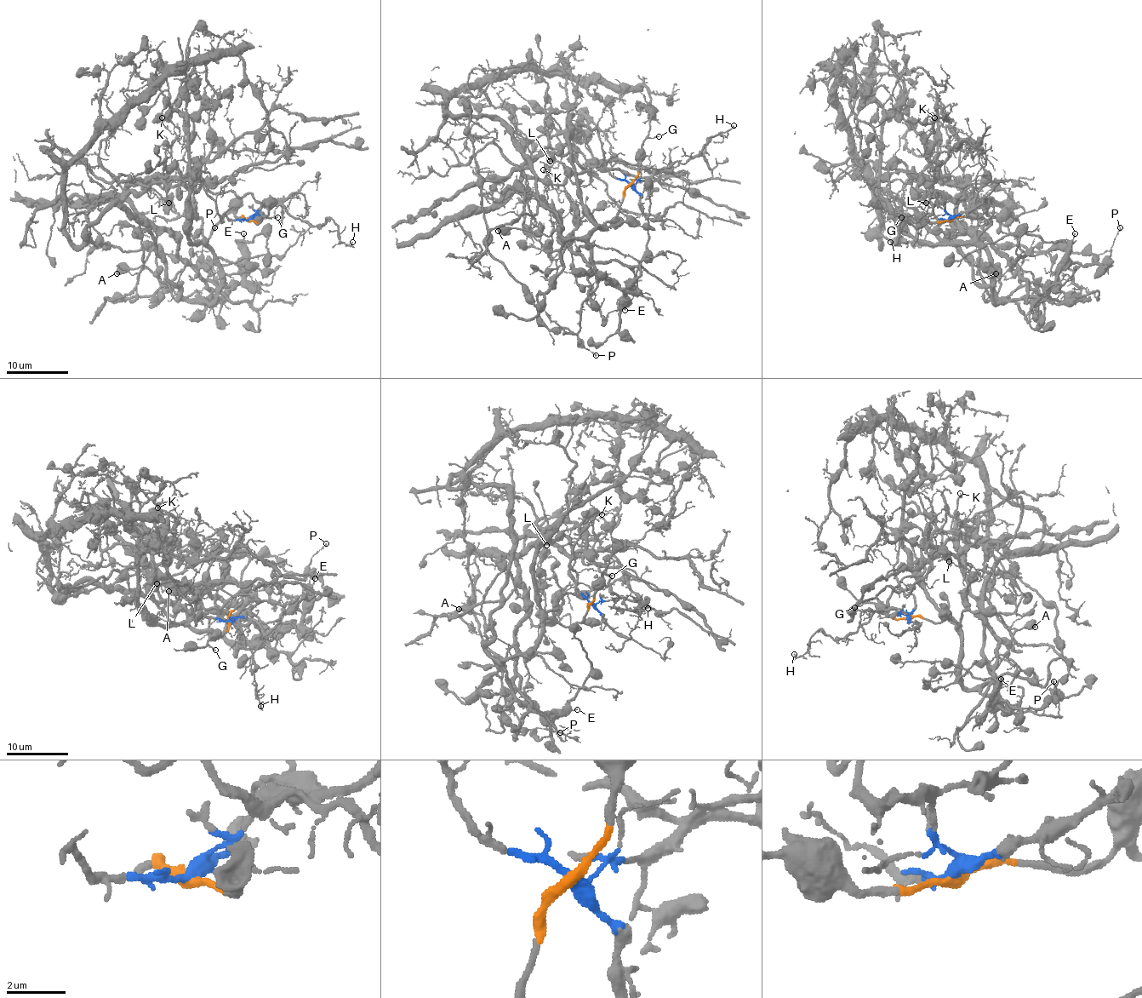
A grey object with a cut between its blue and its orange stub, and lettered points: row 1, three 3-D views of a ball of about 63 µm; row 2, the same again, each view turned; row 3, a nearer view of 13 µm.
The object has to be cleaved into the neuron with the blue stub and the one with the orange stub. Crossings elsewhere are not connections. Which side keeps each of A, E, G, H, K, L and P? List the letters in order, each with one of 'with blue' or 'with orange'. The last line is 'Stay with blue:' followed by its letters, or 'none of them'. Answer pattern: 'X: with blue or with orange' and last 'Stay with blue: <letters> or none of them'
A: with orange
E: with orange
G: with orange
H: with blue
K: with blue
L: with blue
P: with orange
Stay with blue: H, K, L

